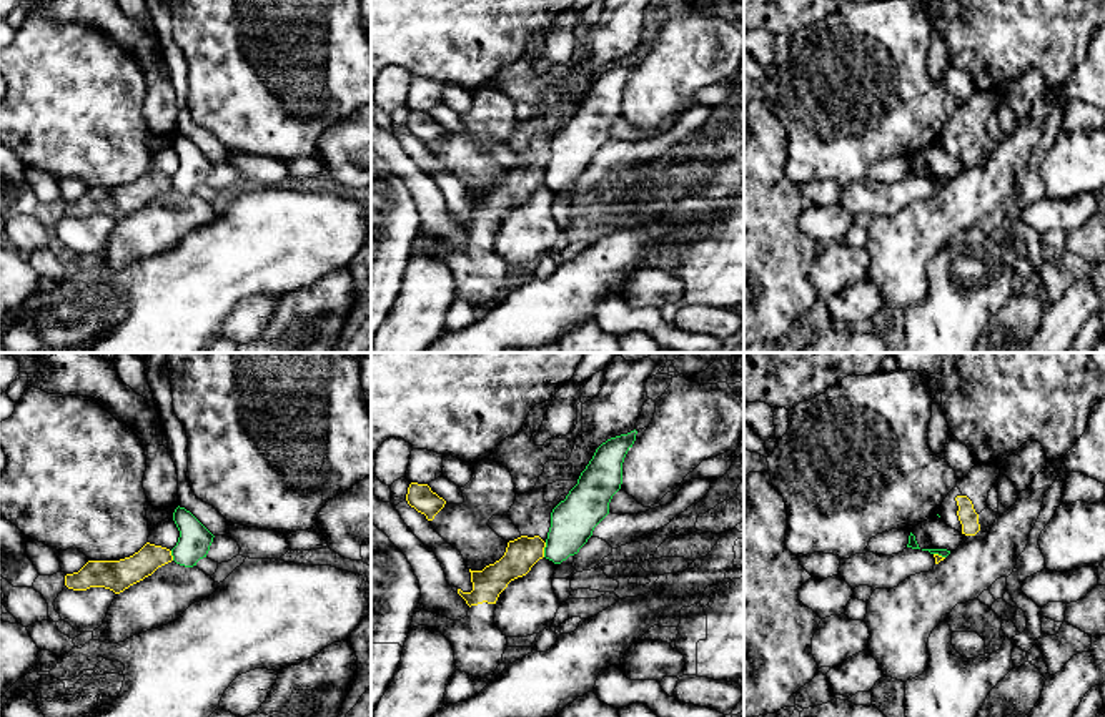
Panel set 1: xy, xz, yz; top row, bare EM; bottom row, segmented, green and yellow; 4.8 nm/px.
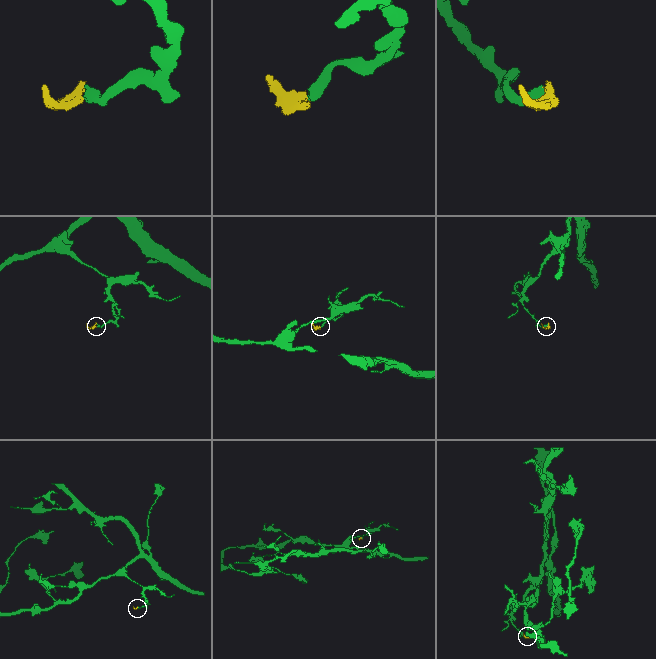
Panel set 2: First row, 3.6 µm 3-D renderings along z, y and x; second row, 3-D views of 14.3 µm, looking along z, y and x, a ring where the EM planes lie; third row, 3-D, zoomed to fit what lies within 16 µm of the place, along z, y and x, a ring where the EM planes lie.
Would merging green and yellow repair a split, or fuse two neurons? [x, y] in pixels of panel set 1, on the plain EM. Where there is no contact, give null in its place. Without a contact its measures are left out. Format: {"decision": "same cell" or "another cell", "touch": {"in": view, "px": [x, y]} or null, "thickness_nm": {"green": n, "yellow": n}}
{"decision": "another cell", "touch": {"in": "xz", "px": [545, 177]}, "thickness_nm": {"green": 220, "yellow": 160}}

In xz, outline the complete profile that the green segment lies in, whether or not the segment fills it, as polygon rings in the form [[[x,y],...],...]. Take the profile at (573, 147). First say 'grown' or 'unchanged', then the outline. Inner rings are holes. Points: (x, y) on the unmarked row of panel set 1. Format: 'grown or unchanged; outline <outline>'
unchanged; outline [[[637,58],[602,70],[577,111],[551,140],[551,155],[544,185],[561,191],[592,163],[594,155],[609,141],[609,130],[622,111],[622,90],[636,68]]]

